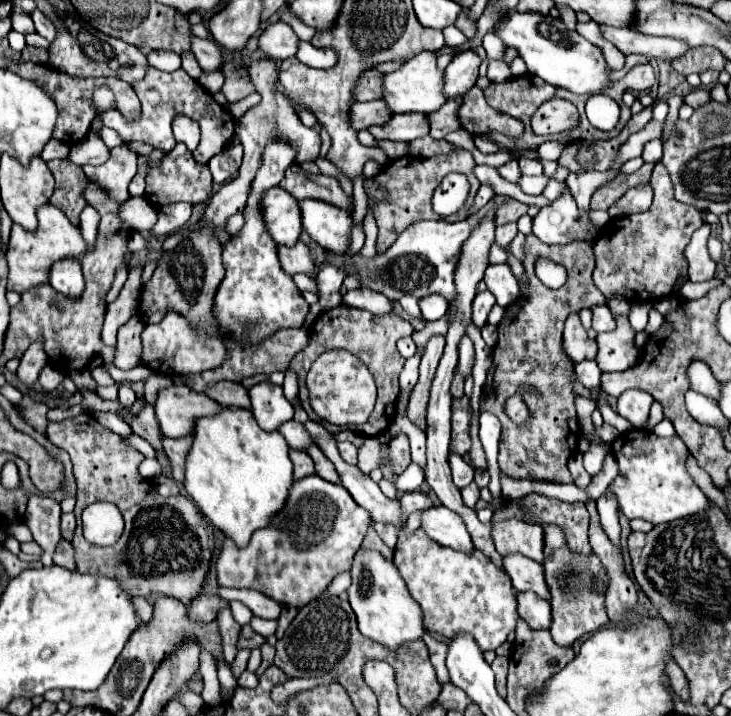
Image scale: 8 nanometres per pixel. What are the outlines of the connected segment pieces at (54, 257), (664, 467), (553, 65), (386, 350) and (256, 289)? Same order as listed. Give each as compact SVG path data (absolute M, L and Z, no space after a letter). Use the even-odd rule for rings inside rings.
M44 204L38 208L38 230L36 232L24 232L18 224L12 226L12 236L6 252L6 260L10 266L8 274L8 290L16 290L18 294L46 284L50 278L50 268L58 260L80 260L86 254L86 242L80 234L80 226L74 226L62 210L58 210L52 204Z
M630 430L630 432L620 434L616 442L612 444L612 452L620 466L620 472L610 488L614 490L618 498L620 510L630 520L642 518L642 520L652 522L654 526L680 520L680 518L688 518L702 510L708 510L710 500L696 486L696 482L686 470L686 460L690 456L690 450L686 448L686 444L678 436L658 438L658 436L648 436L648 434L652 432ZM638 434L642 436L642 442L634 446L634 436Z
M510 12L506 24L500 28L498 36L510 48L516 48L518 54L528 64L528 72L540 76L552 86L566 88L574 94L598 94L610 86L610 68L598 46L588 42L576 30L568 30L560 18L542 16L542 14L520 14Z
M340 304L332 310L326 312L326 318L318 318L312 326L312 332L310 332L310 344L304 352L300 352L290 368L294 368L298 372L298 380L300 380L300 400L302 400L302 406L306 410L309 418L322 424L329 432L333 434L339 433L337 426L330 424L324 420L321 420L318 415L310 406L310 399L308 390L306 390L306 374L312 366L312 362L326 350L332 350L332 348L338 348L338 350L350 350L354 356L358 356L366 366L368 370L372 372L374 376L374 382L377 387L377 399L376 406L374 406L374 412L370 414L368 422L363 424L363 435L369 437L375 437L384 432L394 415L396 416L396 402L398 398L398 376L402 372L402 366L404 366L404 358L400 356L400 352L396 350L396 342L404 336L412 336L414 328L408 320L396 316L396 314L384 314L384 316L374 316L366 310L358 310L358 308L352 308L352 306L346 306L346 304Z
M272 140L268 144L268 148L264 150L262 168L258 170L252 182L252 192L242 212L244 226L240 232L236 232L230 238L230 242L222 246L222 262L226 268L226 276L216 292L214 314L220 328L230 332L236 342L254 344L254 342L262 342L264 338L268 338L280 328L302 328L304 316L310 310L308 302L304 300L302 292L294 284L292 276L288 276L280 268L278 244L268 234L268 228L264 224L264 214L262 214L264 194L280 184L286 168L294 162L294 154L296 150L282 140Z

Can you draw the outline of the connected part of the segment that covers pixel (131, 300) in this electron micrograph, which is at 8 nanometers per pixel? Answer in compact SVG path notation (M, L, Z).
M145 265L136 266L130 270L128 280L120 292L120 296L108 304L106 310L106 320L104 320L104 330L102 330L102 340L108 346L116 344L116 332L118 328L136 314L138 310L138 296L140 296L140 286L142 286L142 270Z

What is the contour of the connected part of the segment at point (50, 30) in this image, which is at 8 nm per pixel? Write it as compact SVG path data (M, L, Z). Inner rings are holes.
M34 10L32 14L32 20L34 20L34 24L36 24L36 32L40 34L40 36L44 36L46 40L54 40L56 38L56 28L54 28L54 24L40 12L40 10Z

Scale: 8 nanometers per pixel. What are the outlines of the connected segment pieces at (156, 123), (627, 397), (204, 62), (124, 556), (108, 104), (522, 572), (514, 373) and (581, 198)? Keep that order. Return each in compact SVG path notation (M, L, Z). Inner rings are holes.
M156 68L148 70L148 76L140 82L134 84L134 92L140 98L142 104L142 118L136 122L126 120L122 114L104 114L102 122L108 128L114 128L126 142L126 146L142 156L148 156L148 170L152 168L152 164L160 162L160 158L164 154L168 154L176 145L176 140L172 133L172 120L176 114L184 114L192 120L196 120L200 125L201 139L196 150L192 152L194 159L200 164L206 164L212 156L220 154L224 150L224 146L232 140L234 136L234 118L230 112L226 112L214 98L210 92L206 92L194 78L190 78L182 68L176 72L160 72Z
M628 390L618 398L618 414L624 416L634 428L644 428L652 402L654 398L648 396L648 392Z
M192 36L190 50L194 52L194 56L204 72L212 72L212 70L222 68L222 50L216 46L214 40Z
M80 414L76 418L50 422L48 440L64 448L74 464L74 476L78 484L78 502L74 516L78 528L72 540L76 552L78 572L90 576L114 578L132 596L152 596L164 594L178 598L188 606L200 596L206 582L210 560L214 554L214 530L202 516L198 506L182 494L162 498L158 496L150 482L138 474L138 466L144 456L128 446L122 436L104 428L94 414ZM92 502L112 502L116 504L126 520L126 530L122 538L108 548L90 544L82 536L82 510Z
M98 86L94 96L92 96L92 104L96 106L96 118L100 118L102 112L115 108L115 97L108 86Z
M504 556L504 568L516 592L532 590L544 600L550 600L550 590L544 578L542 564L536 564L534 560L528 560L524 556Z
M528 234L524 244L524 276L528 282L528 292L522 294L514 304L506 306L506 314L498 324L498 344L494 348L494 362L488 370L488 380L484 384L484 410L492 412L502 422L500 454L498 466L504 474L512 478L534 478L550 480L560 484L572 484L568 472L568 458L578 446L580 426L576 420L574 400L578 397L572 382L573 362L562 348L562 330L568 314L580 312L586 304L602 306L606 304L604 294L592 284L592 270L596 266L592 246L588 242L572 242L568 246L546 246L534 234ZM546 256L562 264L568 272L568 280L562 288L546 288L534 274L534 260ZM510 368L510 370L506 370ZM518 368L518 370L514 370ZM520 384L532 384L542 396L524 394L524 404L530 410L530 420L516 424L506 416L504 402L508 394L516 394Z
M588 172L588 174L570 174L566 184L568 184L572 196L578 200L578 206L582 210L588 210L592 192L598 190L608 180L610 180L608 172Z

